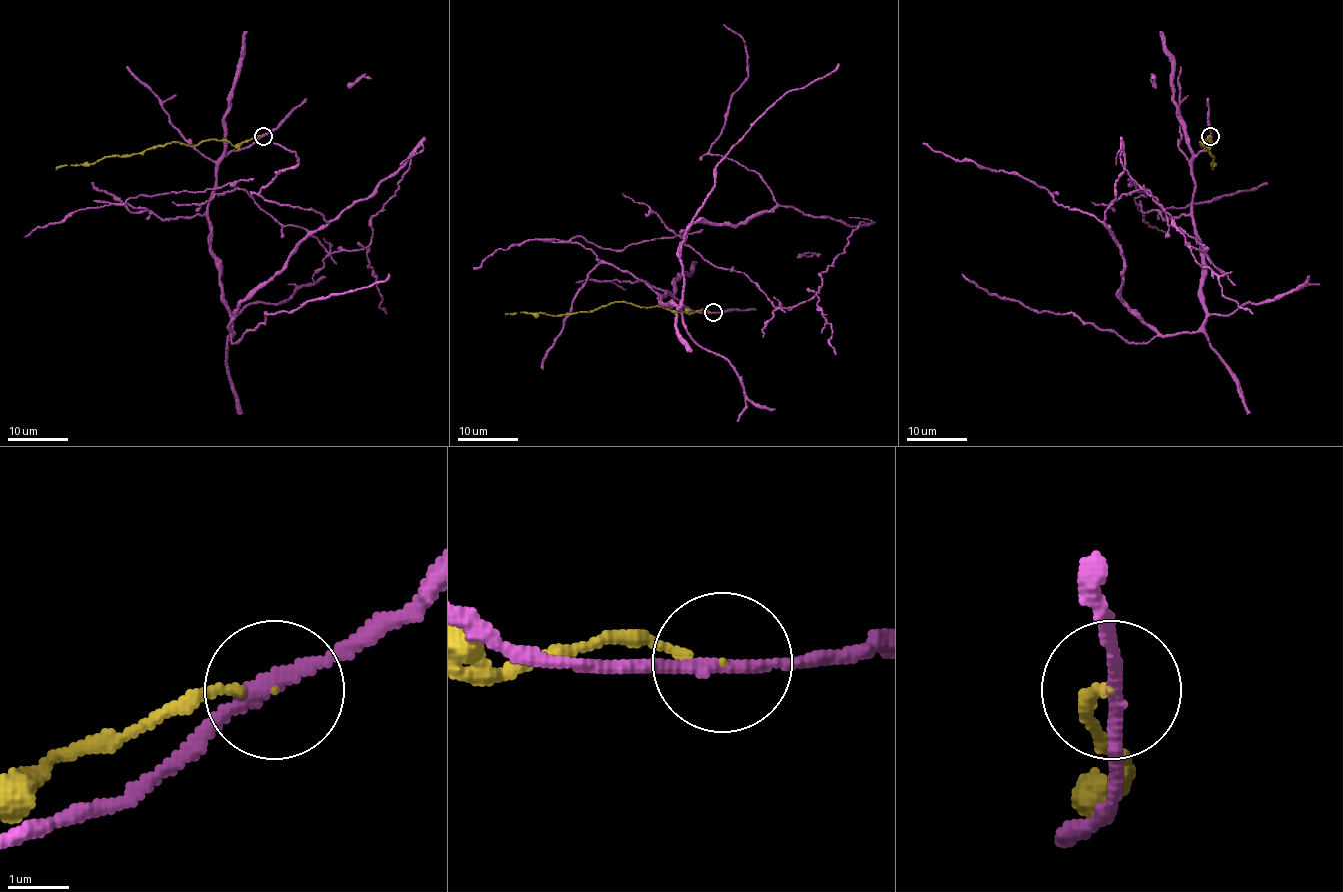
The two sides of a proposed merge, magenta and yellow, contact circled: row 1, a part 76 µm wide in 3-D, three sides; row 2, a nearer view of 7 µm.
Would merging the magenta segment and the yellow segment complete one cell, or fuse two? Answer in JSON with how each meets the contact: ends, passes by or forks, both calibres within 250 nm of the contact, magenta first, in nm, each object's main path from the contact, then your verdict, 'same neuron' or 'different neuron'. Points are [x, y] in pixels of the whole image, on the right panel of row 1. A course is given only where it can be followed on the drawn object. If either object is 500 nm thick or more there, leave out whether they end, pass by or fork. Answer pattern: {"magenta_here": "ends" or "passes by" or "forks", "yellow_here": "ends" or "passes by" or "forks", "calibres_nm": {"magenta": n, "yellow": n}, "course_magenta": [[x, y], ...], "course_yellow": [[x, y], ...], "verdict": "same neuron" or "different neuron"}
{"magenta_here": "passes by", "yellow_here": "ends", "calibres_nm": {"magenta": 220, "yellow": 100}, "course_magenta": [[1210, 135], [1196, 331], [1159, 335], [1121, 298], [1104, 213], [1124, 161], [1205, 249], [1145, 188], [1092, 202]], "course_yellow": [[1210, 135], [1210, 146], [1209, 140], [1204, 140], [1205, 146], [1201, 141], [1201, 144], [1215, 157], [1213, 169]], "verdict": "different neuron"}

